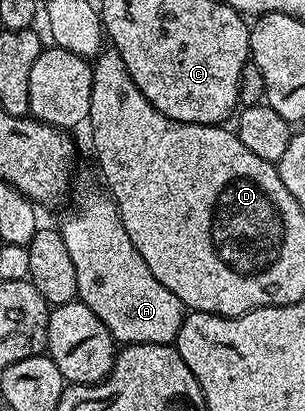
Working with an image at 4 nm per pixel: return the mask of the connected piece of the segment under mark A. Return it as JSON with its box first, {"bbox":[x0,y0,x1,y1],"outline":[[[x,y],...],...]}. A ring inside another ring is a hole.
{"bbox":[59,190,186,346],"outline":[[[101,190],[75,191],[73,207],[59,223],[61,239],[67,244],[67,256],[75,266],[77,298],[99,316],[114,343],[164,346],[176,343],[186,307],[181,305],[175,292],[167,292],[167,288],[151,276],[151,270],[143,264],[143,256],[135,252],[135,244],[131,244],[123,228],[112,197]]]}

